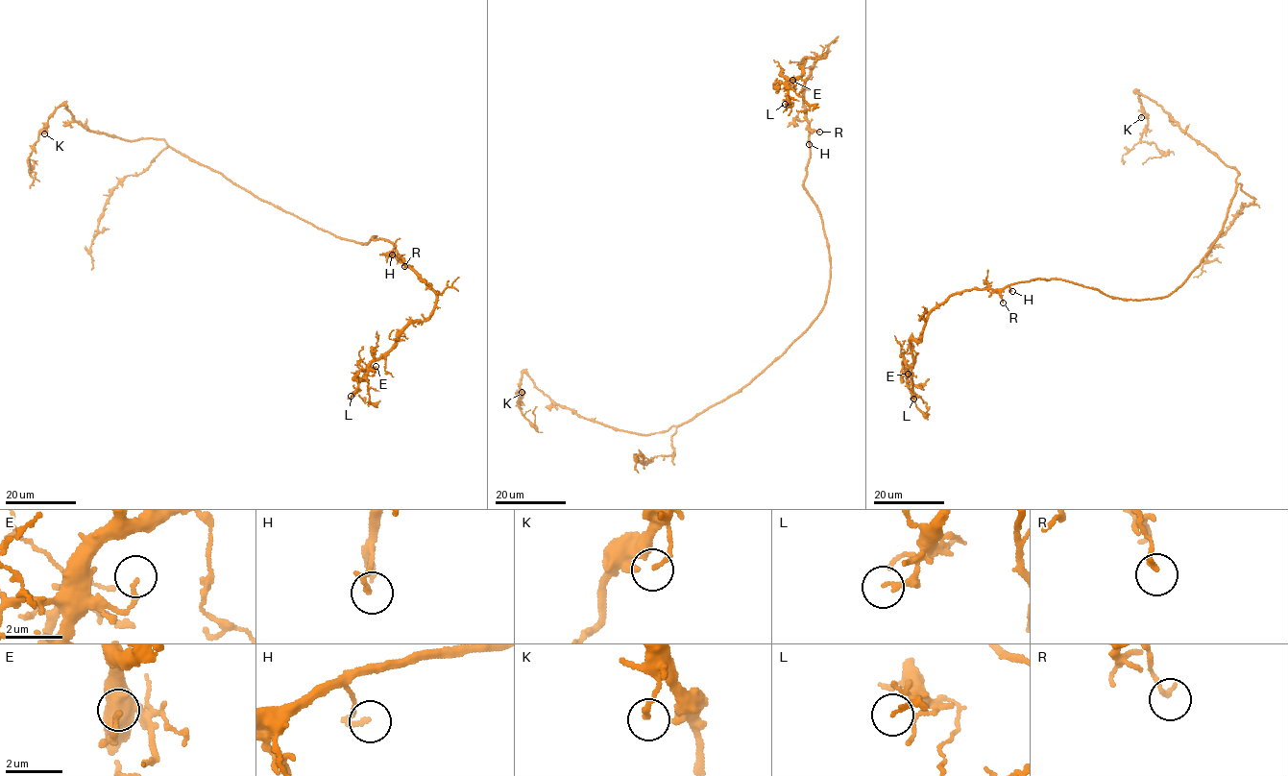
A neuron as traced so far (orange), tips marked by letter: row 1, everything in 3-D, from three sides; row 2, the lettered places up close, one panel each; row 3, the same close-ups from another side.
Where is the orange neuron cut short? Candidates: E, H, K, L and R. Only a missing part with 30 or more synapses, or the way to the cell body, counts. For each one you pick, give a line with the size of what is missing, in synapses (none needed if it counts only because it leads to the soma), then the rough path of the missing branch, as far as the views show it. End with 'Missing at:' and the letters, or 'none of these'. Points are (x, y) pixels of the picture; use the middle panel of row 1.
Missing at: none of these

